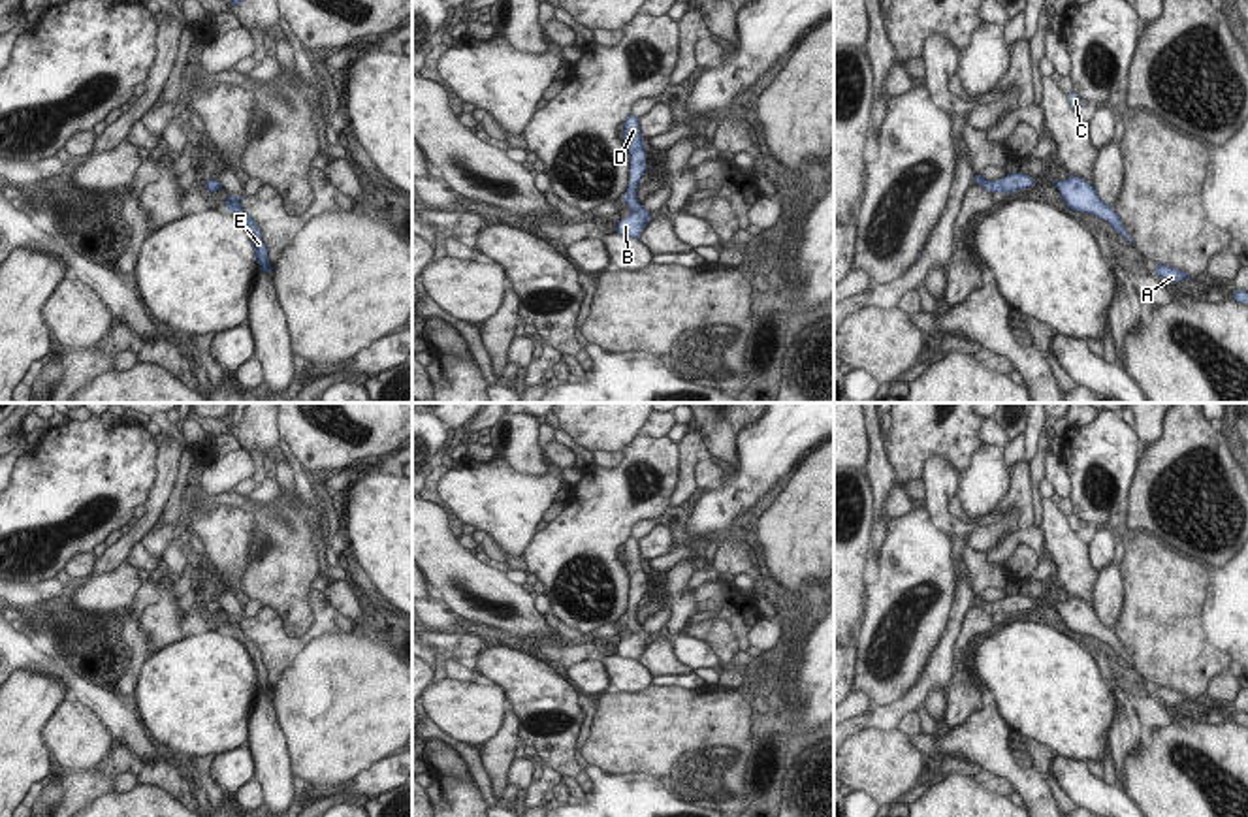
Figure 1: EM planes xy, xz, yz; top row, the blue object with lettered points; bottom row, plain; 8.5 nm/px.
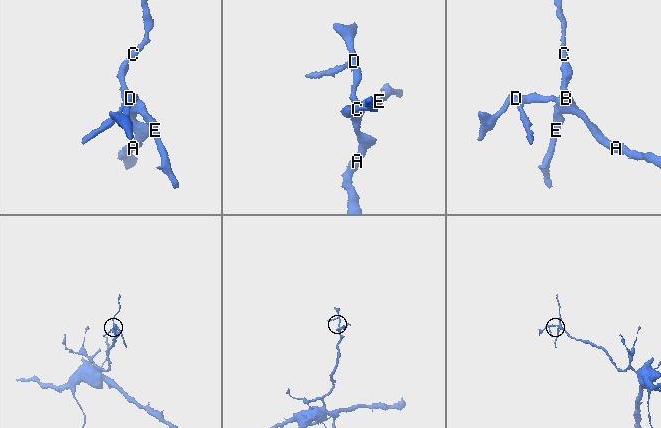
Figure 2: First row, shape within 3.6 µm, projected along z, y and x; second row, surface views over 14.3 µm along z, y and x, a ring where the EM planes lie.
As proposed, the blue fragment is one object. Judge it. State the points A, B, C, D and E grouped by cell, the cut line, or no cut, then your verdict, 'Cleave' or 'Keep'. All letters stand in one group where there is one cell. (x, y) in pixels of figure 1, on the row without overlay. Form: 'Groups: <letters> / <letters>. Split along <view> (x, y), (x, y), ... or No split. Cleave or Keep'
Groups: A B C D E. No split. Keep.

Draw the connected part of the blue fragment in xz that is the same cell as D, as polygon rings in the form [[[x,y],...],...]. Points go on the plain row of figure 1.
[[[632,535],[625,540],[623,565],[631,574],[631,608],[627,610],[625,623],[631,636],[617,646],[617,657],[638,661],[649,644],[649,633],[646,633],[636,621],[638,602],[646,593],[646,567],[640,557],[638,538]]]

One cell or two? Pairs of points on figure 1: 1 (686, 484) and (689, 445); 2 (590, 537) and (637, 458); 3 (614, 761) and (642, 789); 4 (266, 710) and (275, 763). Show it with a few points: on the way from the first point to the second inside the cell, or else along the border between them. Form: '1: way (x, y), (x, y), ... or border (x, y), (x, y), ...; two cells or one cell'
1: way (688, 475), (688, 454); one cell
2: way (597, 516), (624, 488), (624, 477); one cell
3: border (588, 765), (616, 774), (646, 772), (667, 789); two cells
4: way (266, 723), (270, 750); one cell

